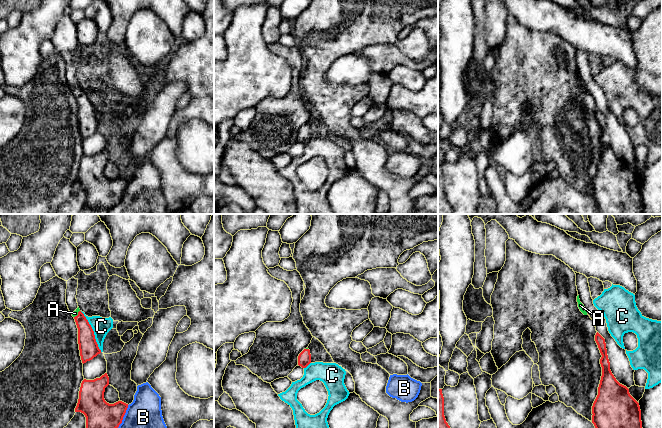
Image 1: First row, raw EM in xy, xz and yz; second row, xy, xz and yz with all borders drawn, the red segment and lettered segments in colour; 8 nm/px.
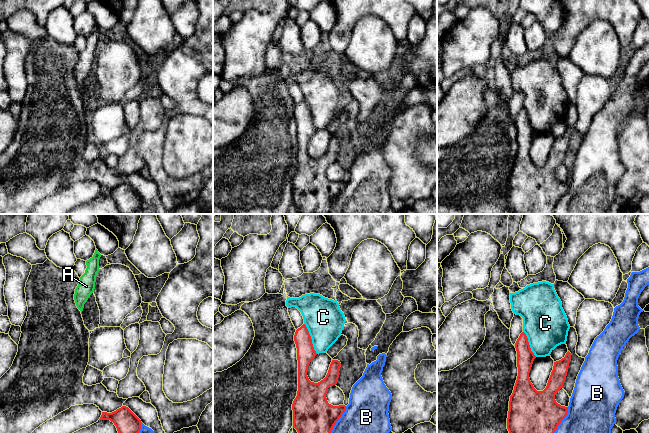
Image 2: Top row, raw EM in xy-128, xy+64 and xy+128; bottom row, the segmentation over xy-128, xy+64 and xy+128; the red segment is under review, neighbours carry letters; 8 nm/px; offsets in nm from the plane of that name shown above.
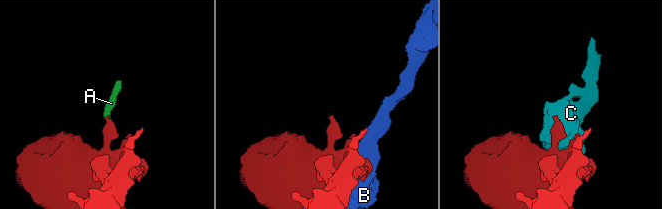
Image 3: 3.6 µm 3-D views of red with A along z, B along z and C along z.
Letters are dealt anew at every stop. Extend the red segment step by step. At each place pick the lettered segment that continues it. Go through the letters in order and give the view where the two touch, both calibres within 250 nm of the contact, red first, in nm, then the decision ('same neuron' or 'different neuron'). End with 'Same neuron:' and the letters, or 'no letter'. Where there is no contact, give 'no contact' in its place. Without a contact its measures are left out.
A: meets red in xy; 140 nm thick on the red side, 50 nm on the other; same neuron
B: meets red in xy; 260 nm thick on the red side, 380 nm on the other; different neuron
C: meets red in xy; 150 nm thick on the red side, 140 nm on the other; different neuron
Same neuron: A

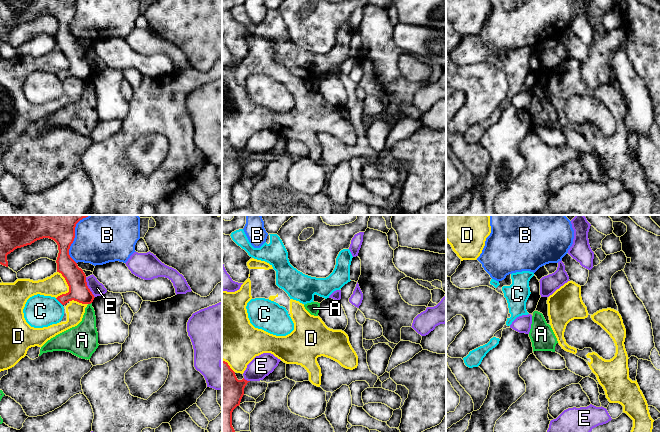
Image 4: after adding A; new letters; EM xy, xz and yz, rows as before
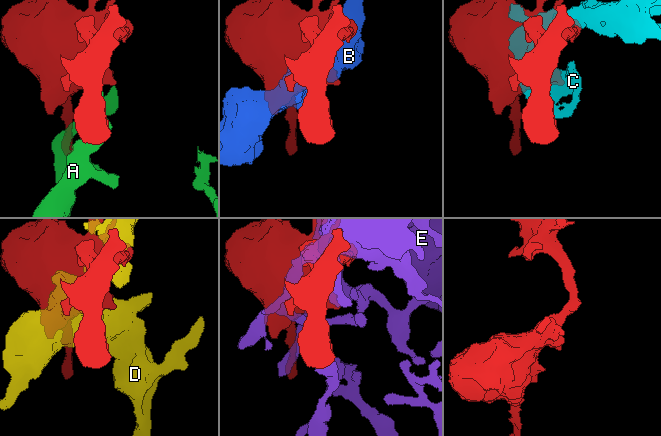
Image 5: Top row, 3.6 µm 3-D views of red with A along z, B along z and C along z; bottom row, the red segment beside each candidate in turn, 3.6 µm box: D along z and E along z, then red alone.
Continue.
A: meets red in xy; 160 nm thick on the red side, 190 nm on the other; different neuron
B: meets red in xy; 180 nm thick on the red side, 320 nm on the other; different neuron
C: meets red in xy; 160 nm thick on the red side, 260 nm on the other; different neuron
D: meets red in xy; 160 nm thick on the red side, 170 nm on the other; different neuron
E: meets red in xy; 160 nm thick on the red side, 110 nm on the other; different neuron
Same neuron: no letter

